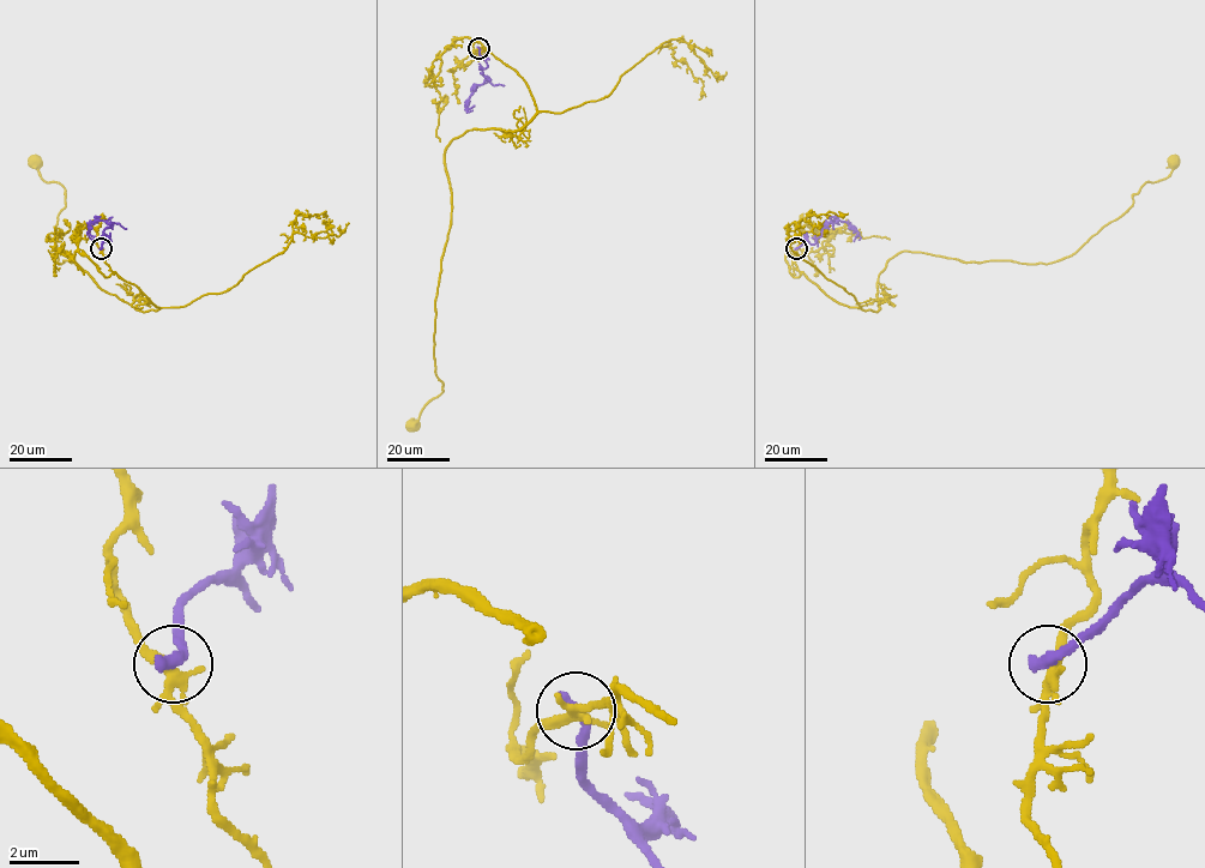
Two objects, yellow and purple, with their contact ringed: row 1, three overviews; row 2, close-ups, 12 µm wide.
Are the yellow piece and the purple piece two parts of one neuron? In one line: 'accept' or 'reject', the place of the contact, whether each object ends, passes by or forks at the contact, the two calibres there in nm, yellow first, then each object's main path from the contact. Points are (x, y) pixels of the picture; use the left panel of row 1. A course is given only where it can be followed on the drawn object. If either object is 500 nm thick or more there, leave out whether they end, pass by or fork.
reject | (101, 248) | yellow forks | purple ends | 240/360 nm | yellow via (101, 248), (156, 311), (103, 290), (66, 251), (73, 261), (58, 263), (65, 190), (46, 182), (36, 161) | purple via (101, 248), (103, 242), (109, 245), (103, 233), (109, 224), (104, 221), (91, 223), (89, 236), (95, 240)

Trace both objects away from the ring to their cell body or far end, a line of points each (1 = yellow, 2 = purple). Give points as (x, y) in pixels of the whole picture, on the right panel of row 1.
1: (796, 248), (796, 267), (829, 296), (874, 311), (878, 276), (898, 253), (1062, 260), (1173, 161)
2: (796, 248), (803, 242), (813, 245), (831, 221), (847, 223), (857, 231), (859, 240)

